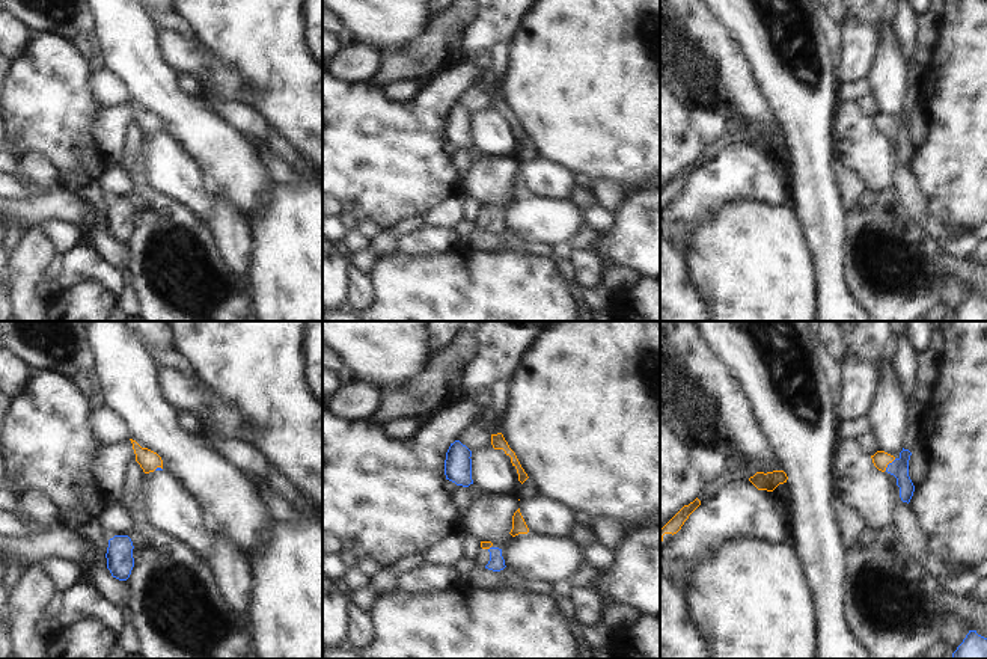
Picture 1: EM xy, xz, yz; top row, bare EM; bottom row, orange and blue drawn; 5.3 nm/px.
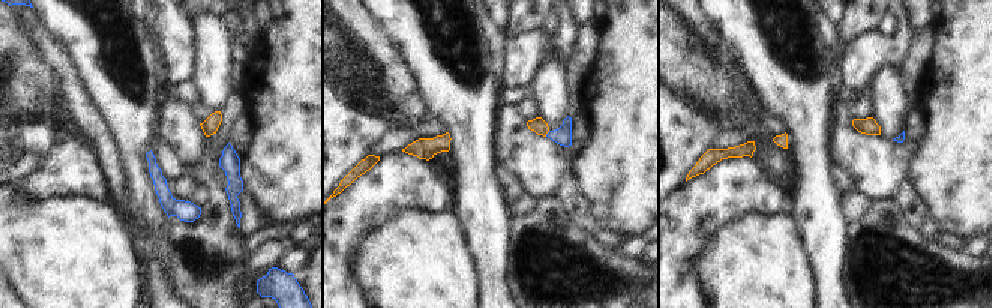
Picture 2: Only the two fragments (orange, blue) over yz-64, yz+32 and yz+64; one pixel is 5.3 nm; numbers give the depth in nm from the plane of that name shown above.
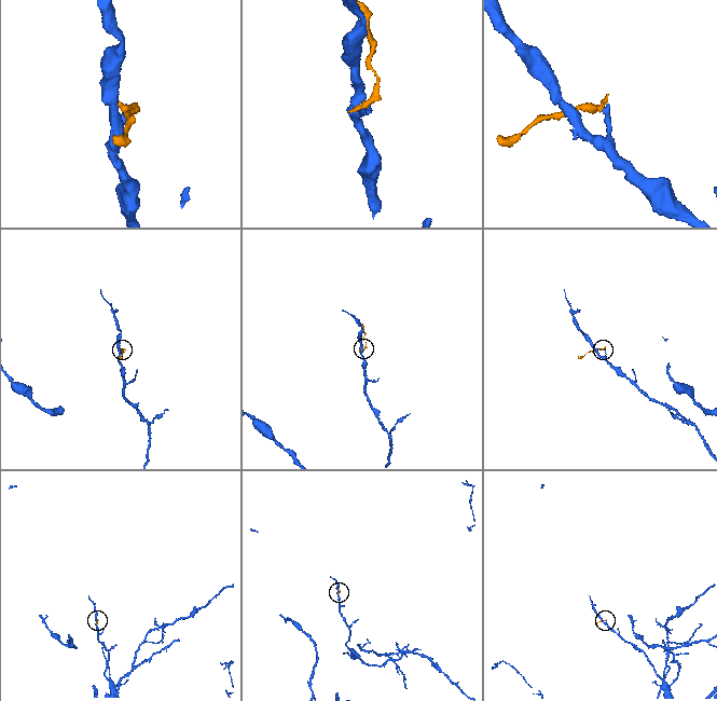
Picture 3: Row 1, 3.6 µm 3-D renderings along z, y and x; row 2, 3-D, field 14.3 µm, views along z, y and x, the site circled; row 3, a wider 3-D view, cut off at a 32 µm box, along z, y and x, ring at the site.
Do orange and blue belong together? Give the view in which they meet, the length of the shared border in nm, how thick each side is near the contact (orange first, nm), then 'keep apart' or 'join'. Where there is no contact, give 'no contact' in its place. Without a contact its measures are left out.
contact in yz; length 90 nm; calibres 90 and 100 nm; keep apart

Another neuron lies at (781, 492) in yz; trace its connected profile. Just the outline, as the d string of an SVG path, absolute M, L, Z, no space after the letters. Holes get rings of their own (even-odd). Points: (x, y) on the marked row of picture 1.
M787 483L779 484L773 495L779 504L781 511L790 519L791 523L791 502L790 502L790 492Z

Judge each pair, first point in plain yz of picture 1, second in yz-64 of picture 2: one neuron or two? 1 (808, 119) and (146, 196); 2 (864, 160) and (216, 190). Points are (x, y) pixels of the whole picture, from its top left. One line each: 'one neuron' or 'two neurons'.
1: one neuron
2: two neurons

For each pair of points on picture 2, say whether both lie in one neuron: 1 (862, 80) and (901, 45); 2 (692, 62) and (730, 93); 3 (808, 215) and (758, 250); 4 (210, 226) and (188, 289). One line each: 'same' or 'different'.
1: same
2: same
3: different
4: same

